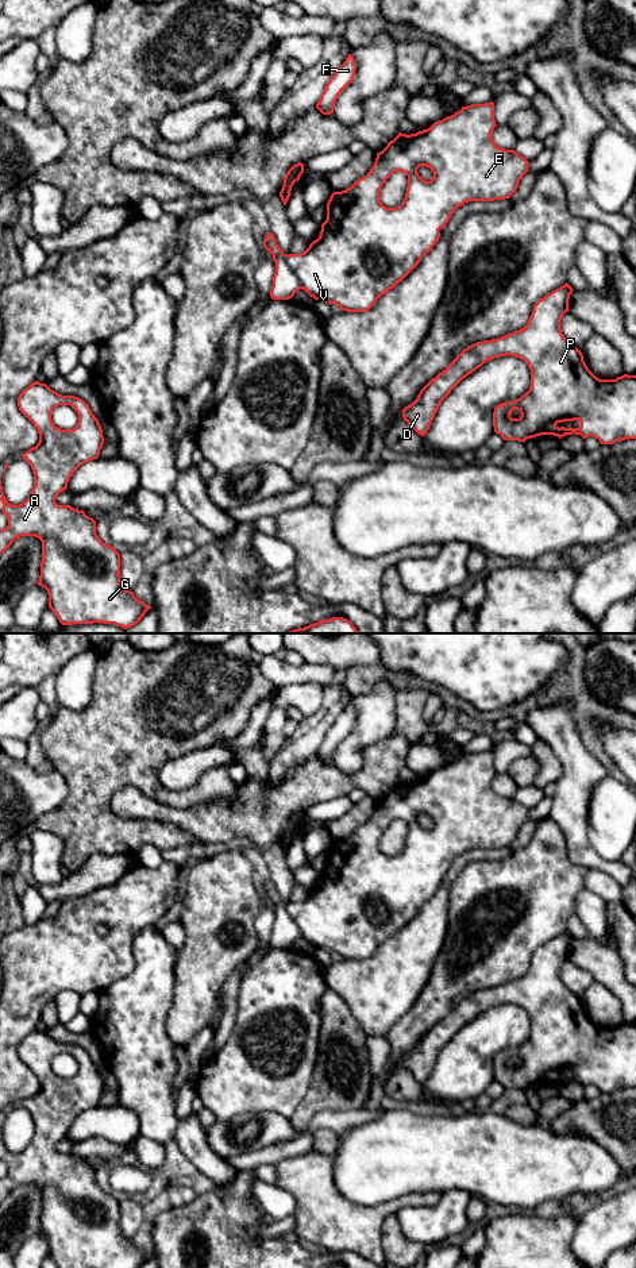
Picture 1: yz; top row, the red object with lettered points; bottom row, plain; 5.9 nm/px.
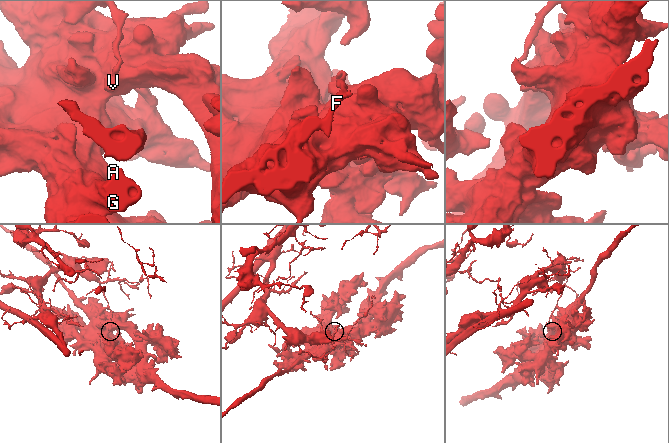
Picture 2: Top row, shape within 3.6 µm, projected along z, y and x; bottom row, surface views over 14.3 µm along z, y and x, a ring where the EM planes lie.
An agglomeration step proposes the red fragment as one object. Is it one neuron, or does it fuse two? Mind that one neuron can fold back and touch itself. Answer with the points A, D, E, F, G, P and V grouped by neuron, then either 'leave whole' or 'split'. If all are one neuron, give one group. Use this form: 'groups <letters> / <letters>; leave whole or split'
groups A D E G P V / F; split

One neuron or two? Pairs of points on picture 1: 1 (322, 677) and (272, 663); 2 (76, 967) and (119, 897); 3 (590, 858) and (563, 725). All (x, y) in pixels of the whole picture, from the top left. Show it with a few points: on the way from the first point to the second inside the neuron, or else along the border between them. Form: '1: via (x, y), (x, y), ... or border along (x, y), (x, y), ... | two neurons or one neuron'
1: via (309, 674), (284, 674) | one neuron
2: via (76, 949), (76, 937), (101, 912) | one neuron
3: via (574, 825), (574, 758) | one neuron

